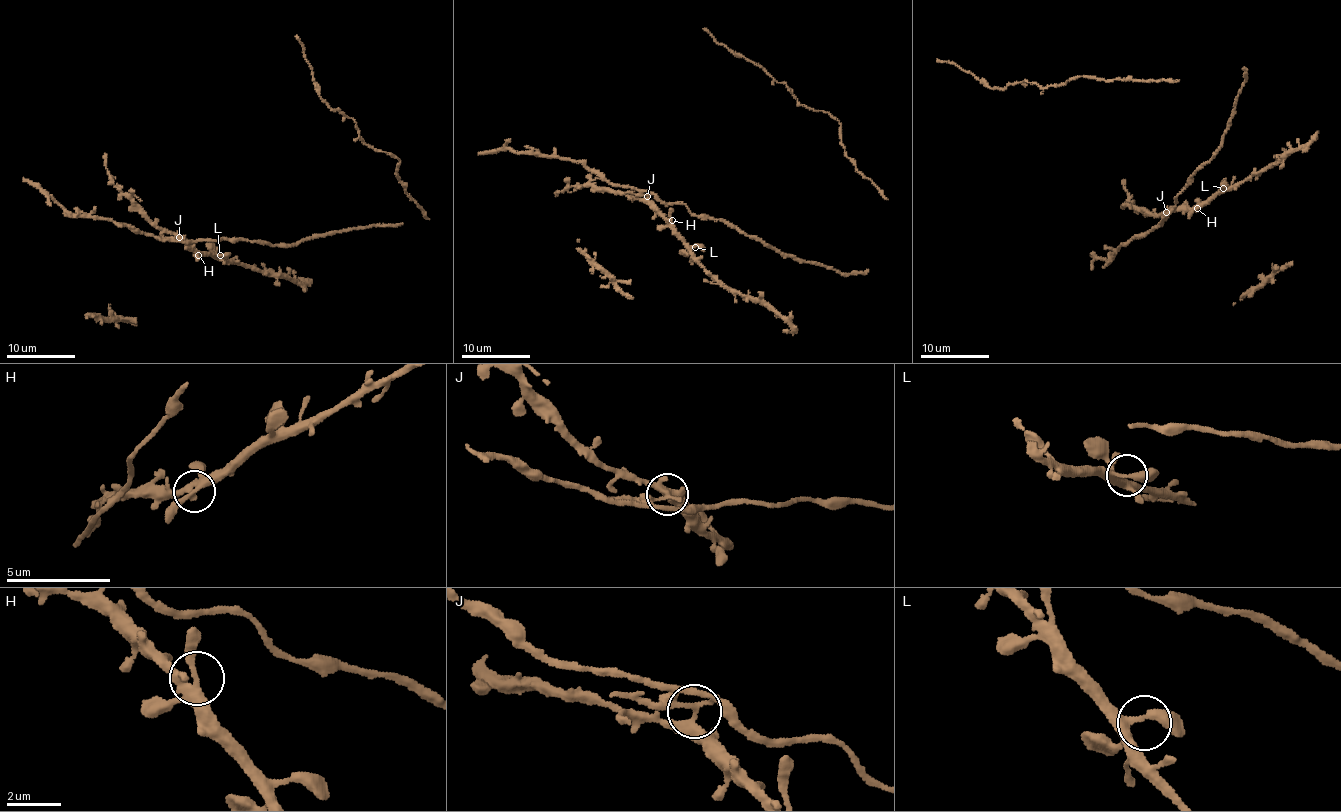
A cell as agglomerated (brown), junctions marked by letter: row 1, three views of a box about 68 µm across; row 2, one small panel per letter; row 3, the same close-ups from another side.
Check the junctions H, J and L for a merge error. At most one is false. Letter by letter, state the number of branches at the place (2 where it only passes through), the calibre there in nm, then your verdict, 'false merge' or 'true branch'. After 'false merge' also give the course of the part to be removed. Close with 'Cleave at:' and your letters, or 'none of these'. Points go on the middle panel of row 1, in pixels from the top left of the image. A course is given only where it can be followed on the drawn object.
H: 4 branches meet; 300 nm thick; true branch
J: 4 branches meet; 280 nm thick; false merge; foreign part runs (647, 196), (686, 204), (696, 216), (725, 220), (784, 255), (840, 273), (868, 269)
L: 4 branches meet; 280 nm thick; true branch
Cleave at: J

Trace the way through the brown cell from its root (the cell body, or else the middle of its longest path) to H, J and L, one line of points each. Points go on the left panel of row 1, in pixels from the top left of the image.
H: (356, 228), (314, 235), (290, 244), (222, 238), (184, 241), (180, 237), (198, 255)
J: (356, 228), (314, 235), (290, 244), (222, 238), (184, 241), (179, 236)
L: (356, 228), (314, 235), (290, 244), (222, 238), (184, 241), (180, 237), (202, 256), (220, 255)

